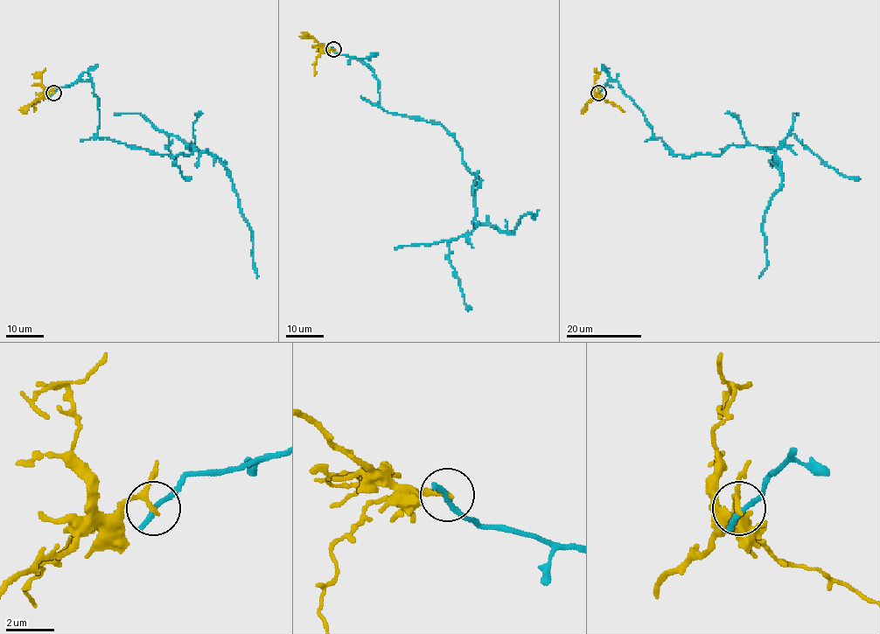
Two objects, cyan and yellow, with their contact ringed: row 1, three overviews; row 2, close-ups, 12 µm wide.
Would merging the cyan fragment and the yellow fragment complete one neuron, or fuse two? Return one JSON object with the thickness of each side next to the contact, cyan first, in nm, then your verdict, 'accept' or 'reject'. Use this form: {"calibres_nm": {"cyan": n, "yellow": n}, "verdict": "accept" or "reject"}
{"calibres_nm": {"cyan": 280, "yellow": 170}, "verdict": "reject"}

